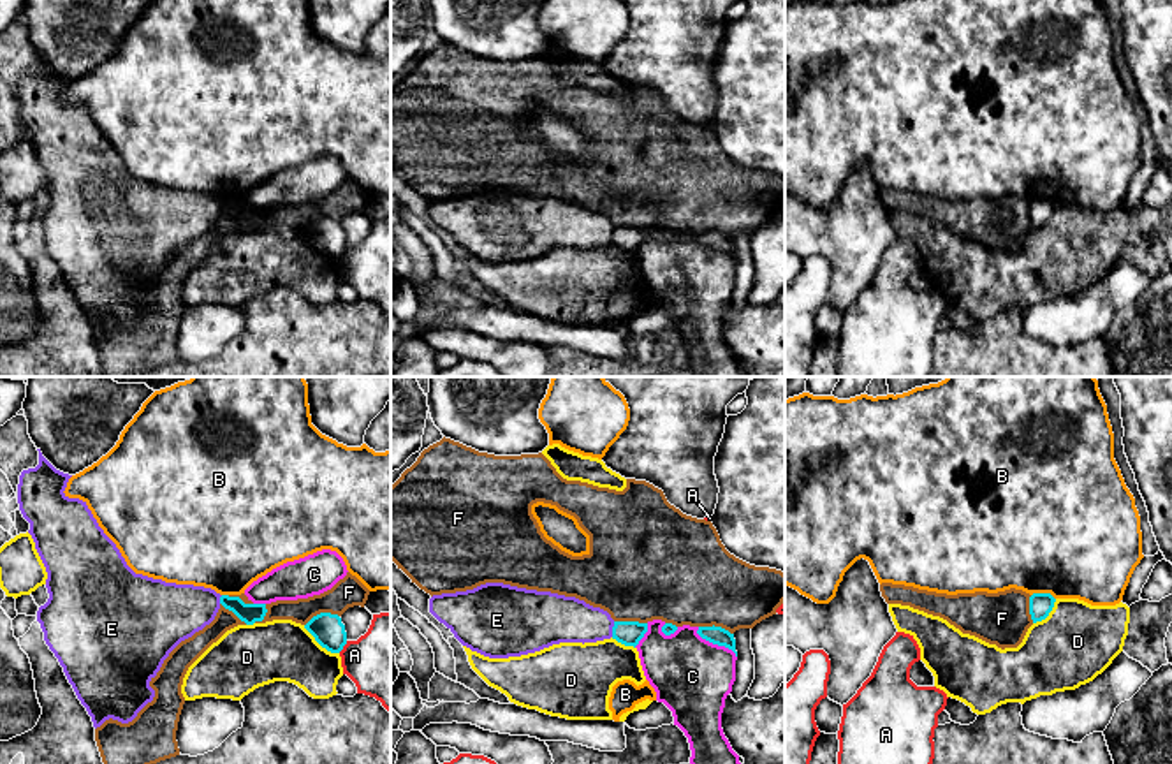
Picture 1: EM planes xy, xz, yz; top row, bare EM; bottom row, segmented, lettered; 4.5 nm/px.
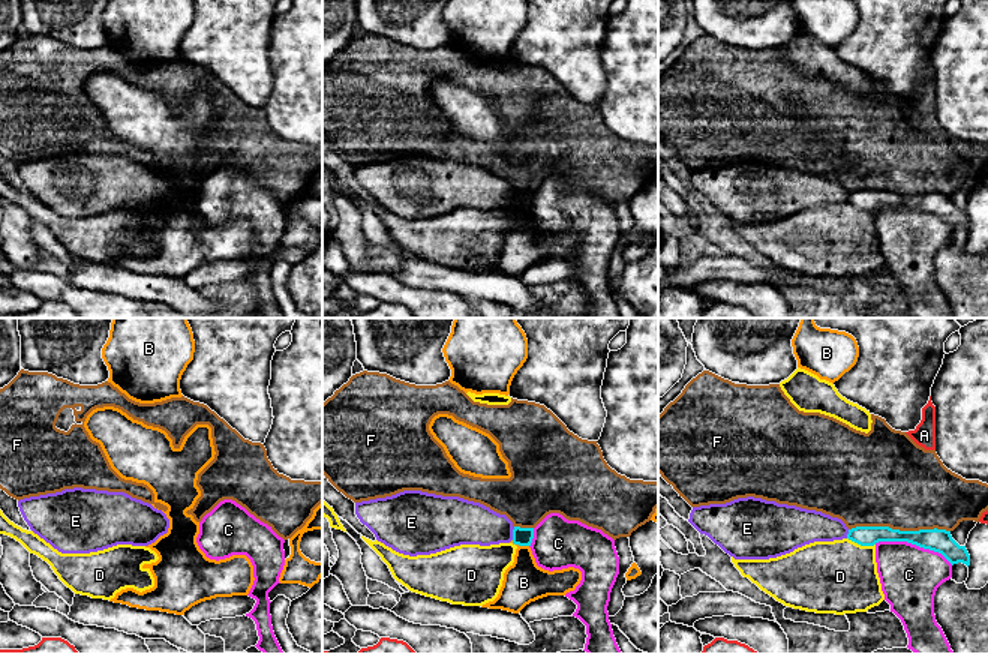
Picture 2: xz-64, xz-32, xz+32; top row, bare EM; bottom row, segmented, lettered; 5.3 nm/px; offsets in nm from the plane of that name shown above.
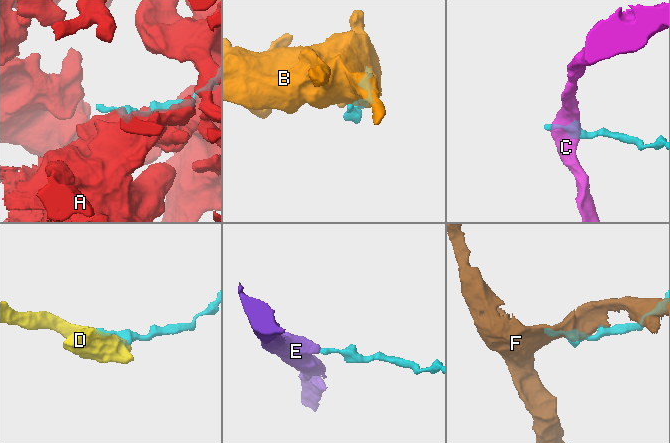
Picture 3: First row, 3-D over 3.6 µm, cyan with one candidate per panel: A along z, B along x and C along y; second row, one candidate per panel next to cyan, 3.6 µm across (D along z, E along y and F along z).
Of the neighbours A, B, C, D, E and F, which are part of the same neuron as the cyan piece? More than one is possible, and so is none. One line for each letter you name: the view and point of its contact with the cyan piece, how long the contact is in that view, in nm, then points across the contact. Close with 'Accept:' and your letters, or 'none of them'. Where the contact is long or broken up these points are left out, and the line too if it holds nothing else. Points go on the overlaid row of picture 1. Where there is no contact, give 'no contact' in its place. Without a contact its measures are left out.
Accept: none of them

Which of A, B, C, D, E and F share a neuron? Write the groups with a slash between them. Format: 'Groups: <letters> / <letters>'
Groups: A / B / C / D / E / F

